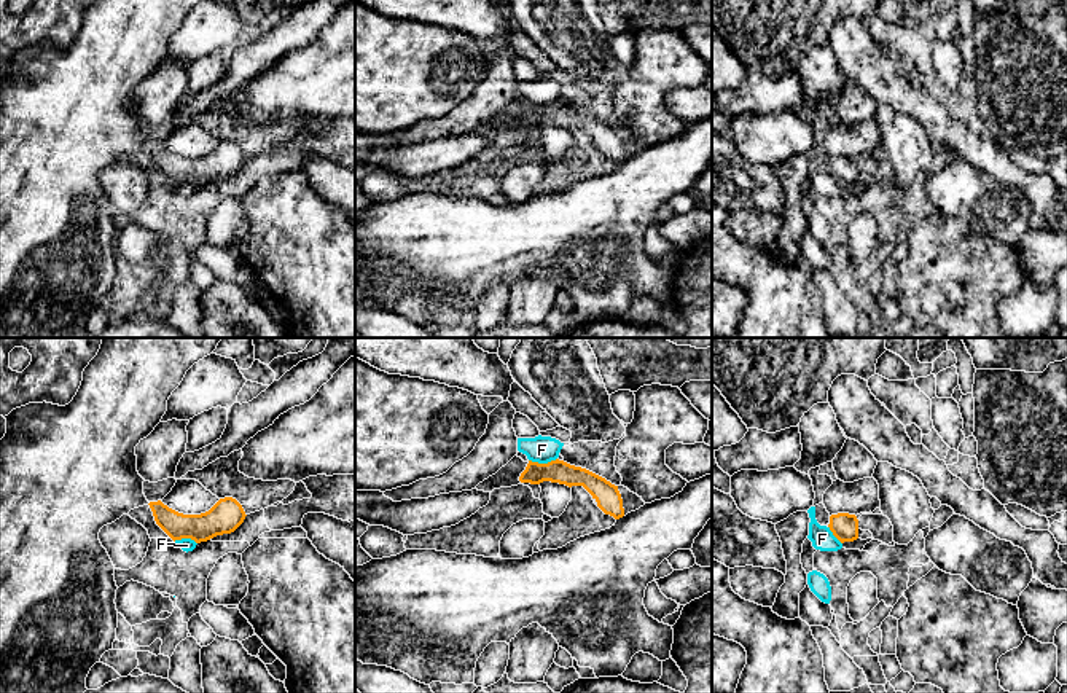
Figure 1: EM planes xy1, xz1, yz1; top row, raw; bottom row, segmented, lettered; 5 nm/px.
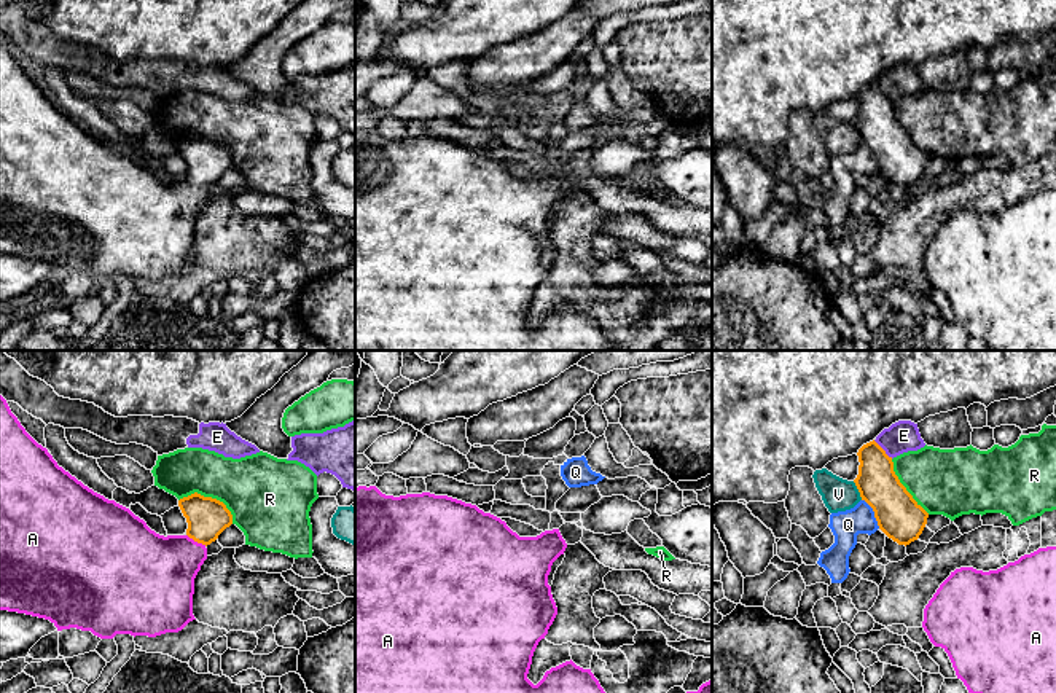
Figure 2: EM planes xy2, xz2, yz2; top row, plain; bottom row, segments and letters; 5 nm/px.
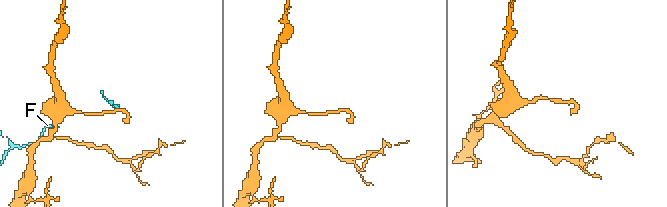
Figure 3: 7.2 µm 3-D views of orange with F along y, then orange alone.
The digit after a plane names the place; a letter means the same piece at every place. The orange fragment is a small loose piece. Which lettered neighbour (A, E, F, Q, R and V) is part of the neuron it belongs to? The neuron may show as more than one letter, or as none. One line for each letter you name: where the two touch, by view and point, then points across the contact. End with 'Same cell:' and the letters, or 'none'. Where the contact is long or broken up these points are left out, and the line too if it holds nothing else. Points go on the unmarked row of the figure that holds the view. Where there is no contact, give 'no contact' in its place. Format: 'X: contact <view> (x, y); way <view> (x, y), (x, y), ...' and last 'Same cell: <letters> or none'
A: contact xy2 (196, 184); way xy2 (207, 161), (196, 184), (158, 215)
Same cell: A

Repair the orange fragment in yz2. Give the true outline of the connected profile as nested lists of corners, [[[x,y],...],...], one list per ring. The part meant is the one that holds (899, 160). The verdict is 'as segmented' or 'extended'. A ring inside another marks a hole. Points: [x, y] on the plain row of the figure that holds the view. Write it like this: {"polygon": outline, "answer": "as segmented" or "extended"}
{"polygon": [[[873,83],[858,96],[854,123],[862,143],[874,155],[879,172],[898,188],[909,188],[922,177],[929,156],[913,142],[894,115],[892,100]]], "answer": "as segmented"}

